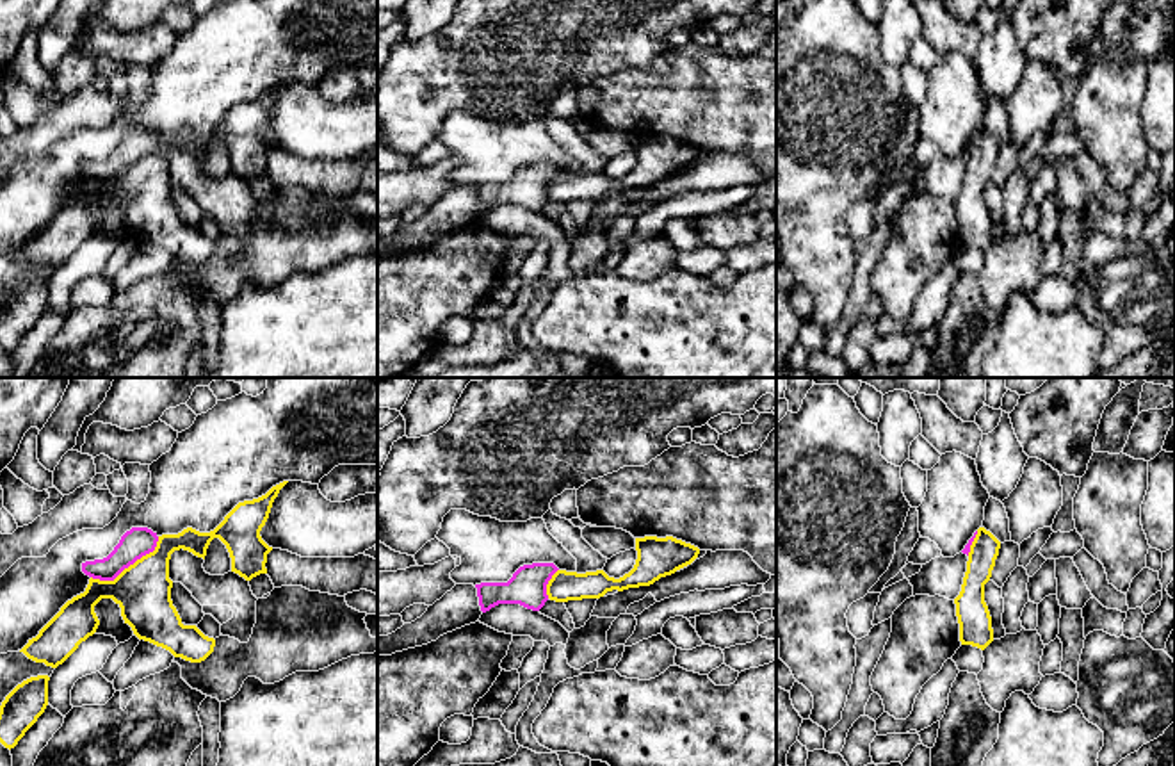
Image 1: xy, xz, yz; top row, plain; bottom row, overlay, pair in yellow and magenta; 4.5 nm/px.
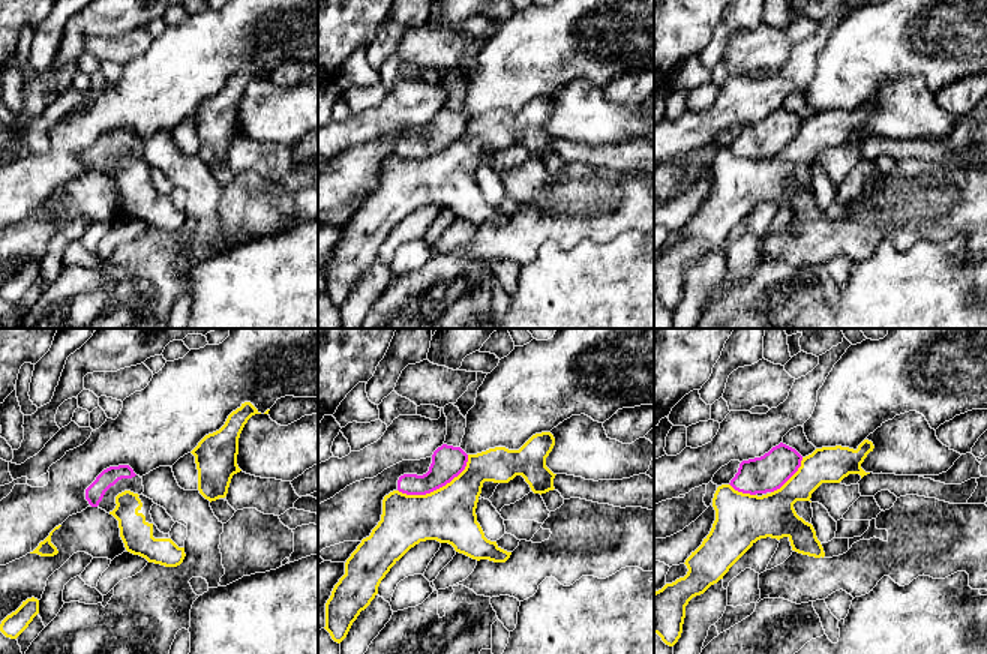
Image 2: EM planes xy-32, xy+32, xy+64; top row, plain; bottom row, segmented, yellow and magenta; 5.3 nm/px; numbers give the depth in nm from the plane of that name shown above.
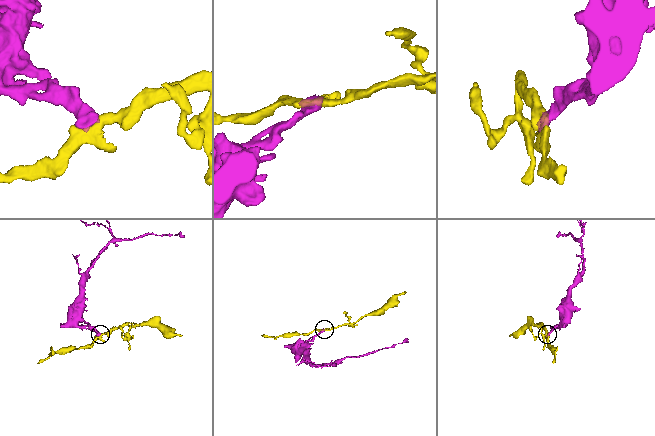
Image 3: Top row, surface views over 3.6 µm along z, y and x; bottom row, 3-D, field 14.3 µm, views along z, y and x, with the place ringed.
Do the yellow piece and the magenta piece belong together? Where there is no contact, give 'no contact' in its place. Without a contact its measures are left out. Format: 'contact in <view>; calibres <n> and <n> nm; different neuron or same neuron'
contact in xy; calibres 260 and 140 nm; different neuron

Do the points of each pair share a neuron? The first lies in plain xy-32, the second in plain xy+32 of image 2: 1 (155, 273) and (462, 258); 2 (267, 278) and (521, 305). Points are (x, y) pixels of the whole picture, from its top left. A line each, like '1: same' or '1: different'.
1: same
2: same

